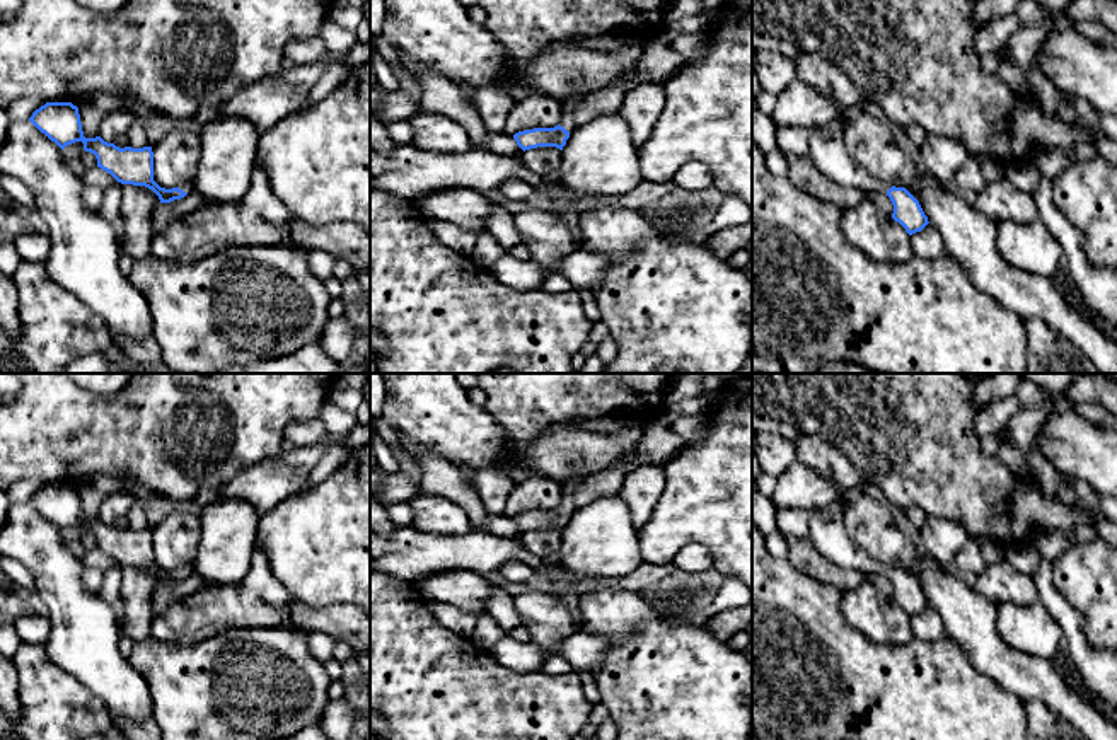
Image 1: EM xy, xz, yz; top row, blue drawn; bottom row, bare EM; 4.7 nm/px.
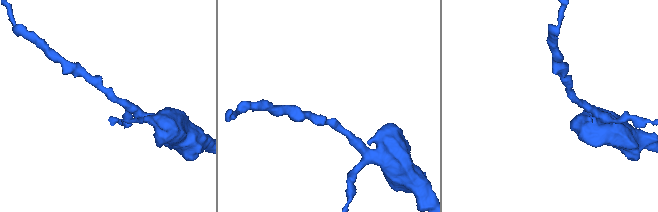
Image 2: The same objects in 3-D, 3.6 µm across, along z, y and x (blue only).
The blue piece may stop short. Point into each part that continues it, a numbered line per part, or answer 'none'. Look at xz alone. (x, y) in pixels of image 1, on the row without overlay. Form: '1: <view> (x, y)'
1: xz (568, 488)

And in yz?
1: yz (827, 531)

